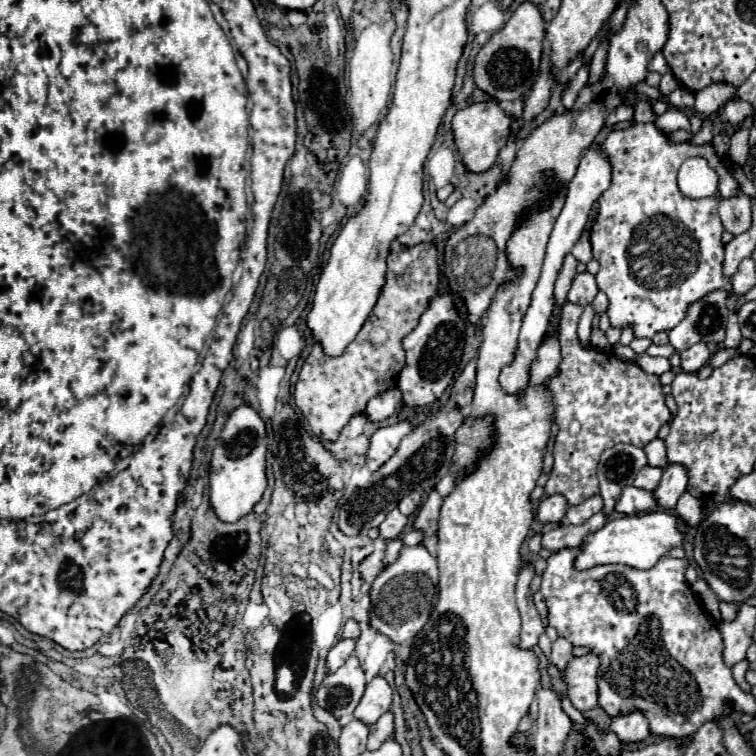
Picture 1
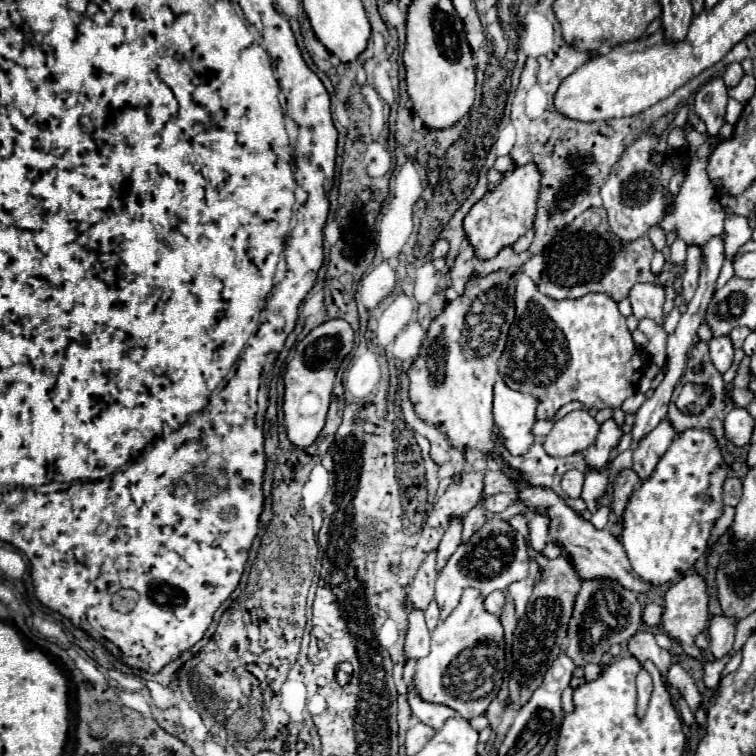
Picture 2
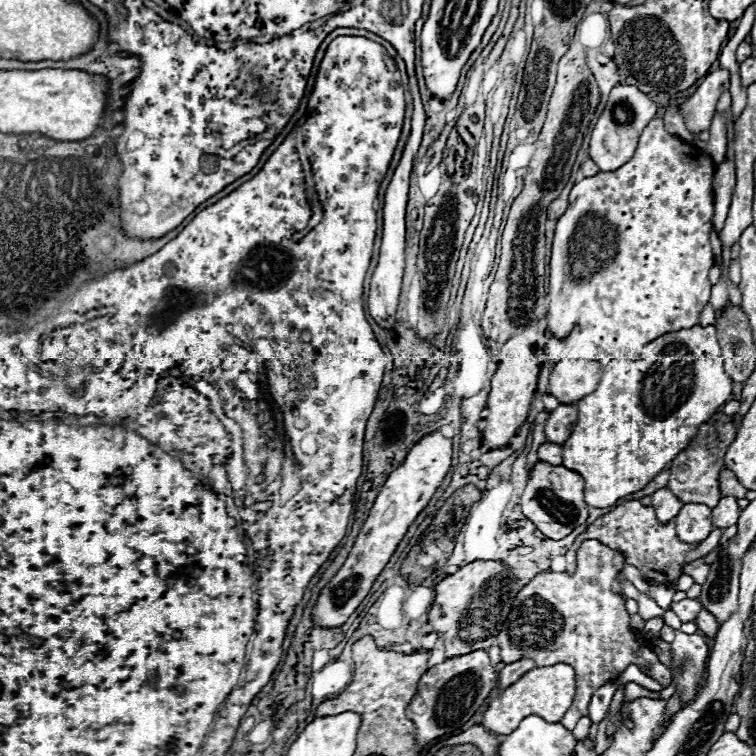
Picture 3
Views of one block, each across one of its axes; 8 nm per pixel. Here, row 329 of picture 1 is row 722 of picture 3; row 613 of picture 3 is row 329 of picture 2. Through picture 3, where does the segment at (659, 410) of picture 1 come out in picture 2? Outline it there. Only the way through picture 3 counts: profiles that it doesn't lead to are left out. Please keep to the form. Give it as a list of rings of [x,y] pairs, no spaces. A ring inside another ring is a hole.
[[[516,276],[516,320],[510,328],[506,348],[498,360],[498,370],[512,390],[528,392],[540,400],[536,416],[540,420],[552,418],[564,404],[580,400],[586,408],[618,408],[628,396],[636,392],[638,380],[644,372],[644,354],[636,348],[624,316],[612,298],[588,294],[580,300],[552,300],[538,292],[536,284],[524,276]]]

